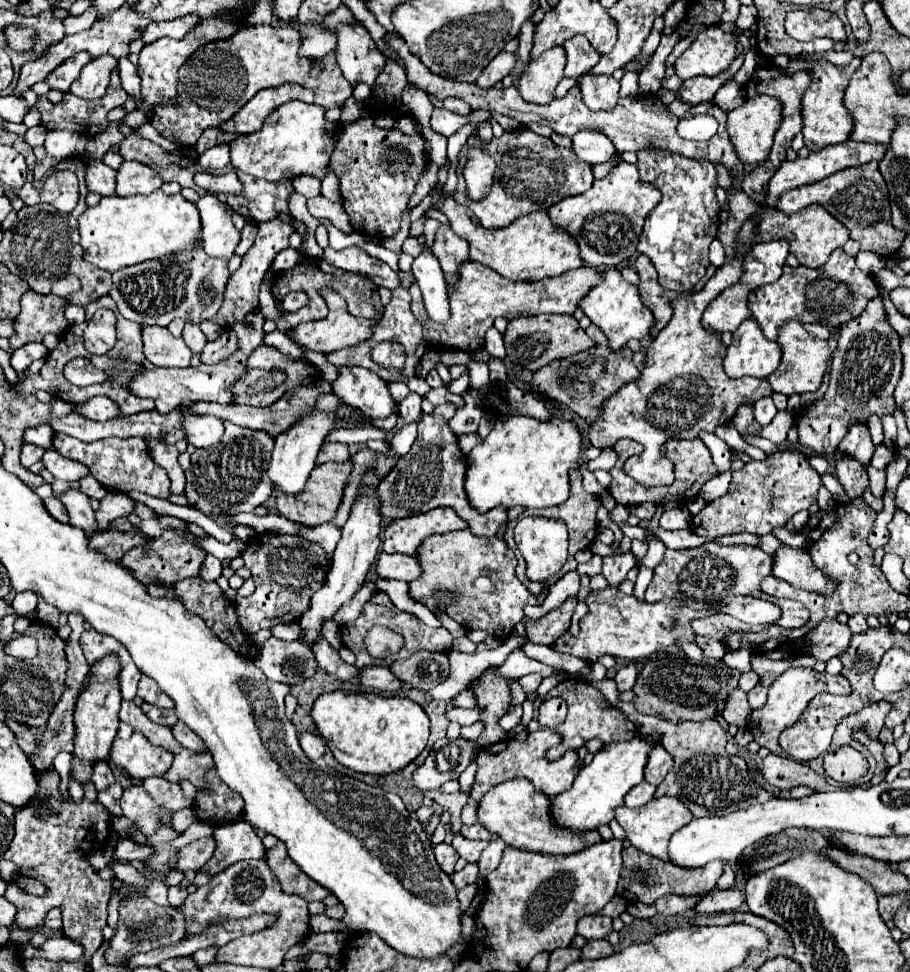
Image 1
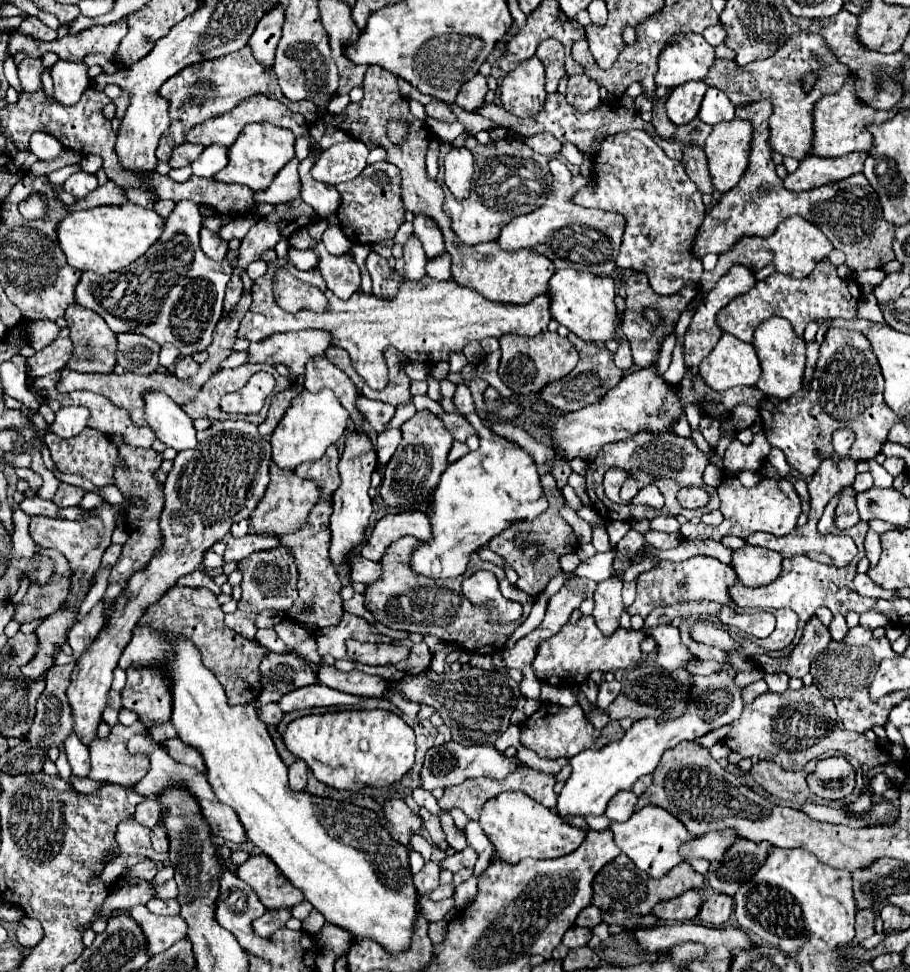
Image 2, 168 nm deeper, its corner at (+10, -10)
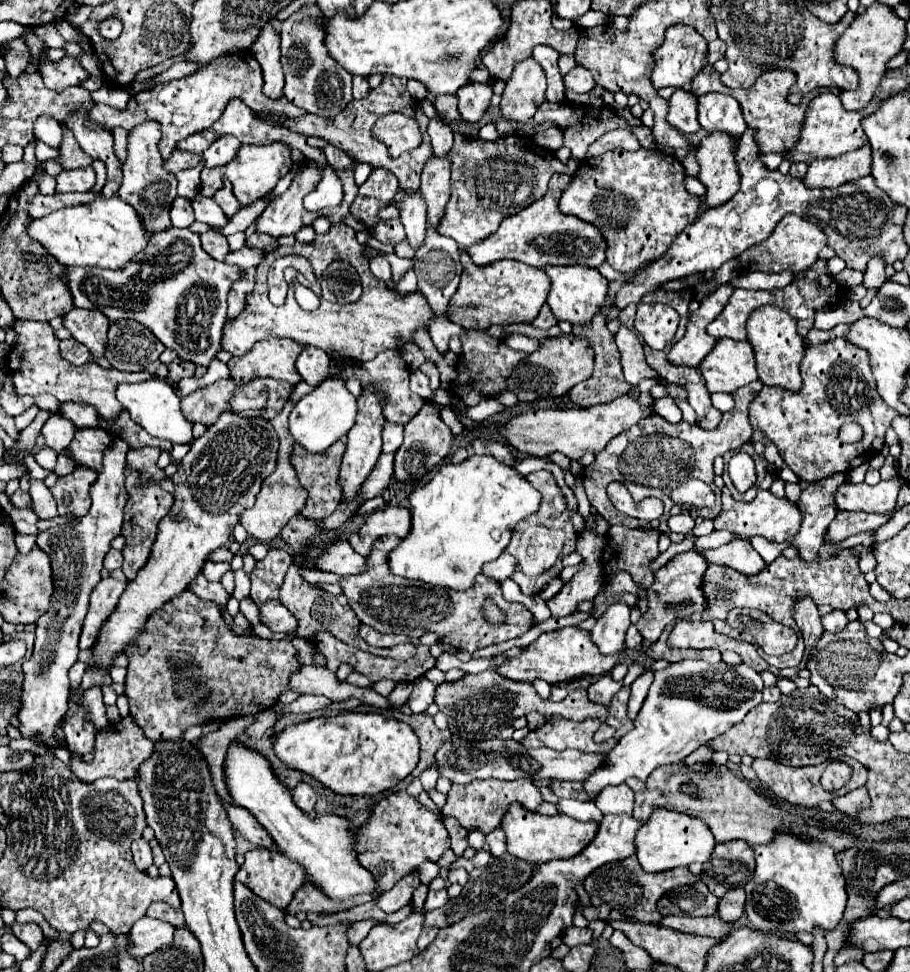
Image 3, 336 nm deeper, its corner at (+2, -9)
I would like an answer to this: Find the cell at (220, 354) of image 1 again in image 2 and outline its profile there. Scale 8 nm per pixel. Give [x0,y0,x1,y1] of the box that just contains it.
[174,357,198,379]

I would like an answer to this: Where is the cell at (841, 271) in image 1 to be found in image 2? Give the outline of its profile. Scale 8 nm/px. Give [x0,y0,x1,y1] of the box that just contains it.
[716,257,858,343]

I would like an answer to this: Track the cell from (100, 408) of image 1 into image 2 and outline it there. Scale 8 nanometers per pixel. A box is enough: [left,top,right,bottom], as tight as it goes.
[48,407,88,439]

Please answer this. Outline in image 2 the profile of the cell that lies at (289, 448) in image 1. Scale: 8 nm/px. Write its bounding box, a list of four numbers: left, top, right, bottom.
[272,389,348,471]

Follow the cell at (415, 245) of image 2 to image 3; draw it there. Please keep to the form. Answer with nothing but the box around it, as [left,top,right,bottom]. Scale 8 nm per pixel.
[398,192,426,250]

